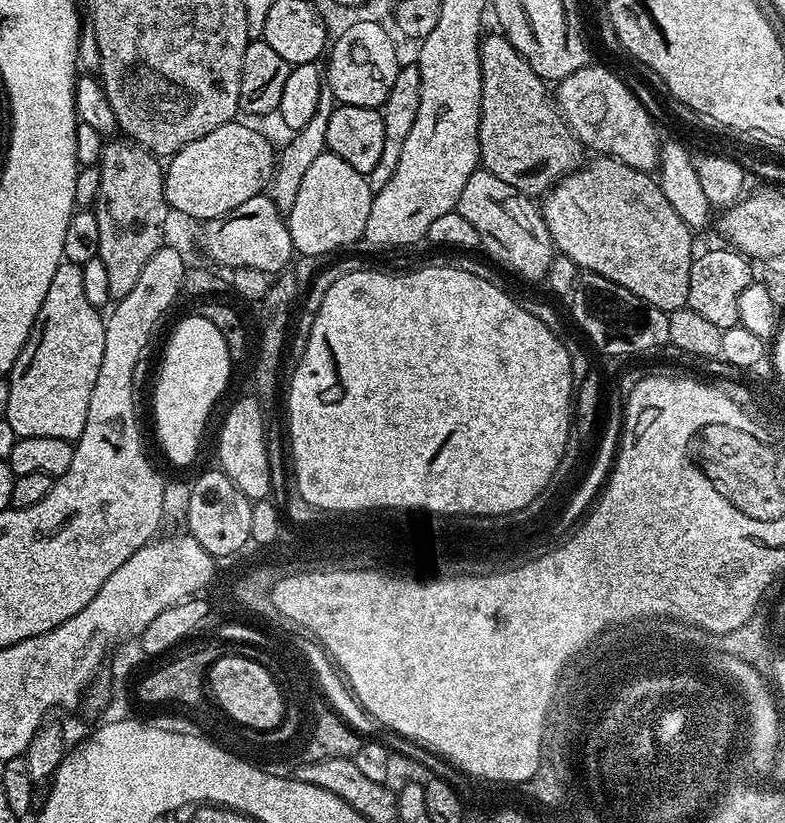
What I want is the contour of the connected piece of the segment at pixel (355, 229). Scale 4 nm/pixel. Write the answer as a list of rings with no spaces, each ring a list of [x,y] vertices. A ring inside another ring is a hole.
[[[325,150],[321,156],[314,158],[310,170],[302,178],[302,187],[298,189],[298,198],[294,206],[286,213],[293,249],[304,256],[324,256],[327,252],[336,252],[347,244],[352,244],[363,237],[366,230],[366,218],[370,218],[373,190],[368,185],[365,173],[354,170],[350,162],[342,162],[333,152]]]

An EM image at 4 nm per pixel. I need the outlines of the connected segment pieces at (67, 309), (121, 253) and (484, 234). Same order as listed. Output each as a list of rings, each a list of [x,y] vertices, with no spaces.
[[[61,262],[54,270],[54,279],[46,289],[46,298],[38,318],[30,330],[26,346],[18,354],[12,371],[7,377],[10,386],[10,402],[3,419],[10,422],[17,438],[62,438],[75,441],[86,426],[86,410],[90,410],[90,394],[94,394],[94,381],[102,370],[102,350],[106,346],[105,317],[101,309],[90,306],[86,298],[86,286],[82,283],[82,267],[79,264]]]
[[[127,138],[116,139],[109,139],[100,155],[101,186],[94,205],[100,235],[98,259],[106,262],[113,301],[130,294],[146,262],[150,262],[164,244],[163,226],[169,212],[161,161],[141,144]]]
[[[477,170],[458,198],[455,211],[462,214],[478,230],[480,248],[488,251],[498,263],[524,280],[543,281],[550,270],[554,245],[537,201],[514,190],[510,182],[502,182],[493,172]]]

